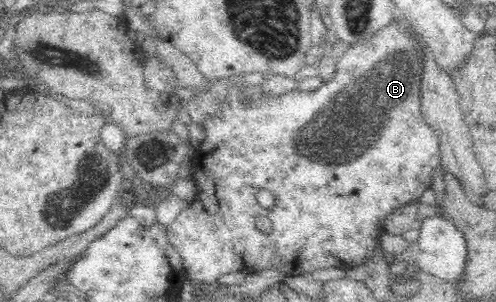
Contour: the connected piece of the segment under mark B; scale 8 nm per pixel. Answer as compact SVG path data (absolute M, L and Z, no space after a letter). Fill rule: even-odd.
M407 20L392 22L392 24L388 24L388 28L380 29L375 35L368 38L368 42L364 42L364 44L354 44L352 48L342 48L342 52L340 52L337 48L337 57L339 61L337 62L337 69L332 80L325 81L322 87L314 91L301 91L299 89L292 90L292 92L286 92L286 94L280 94L280 96L269 96L269 94L265 94L263 90L260 90L258 86L230 88L230 90L228 90L228 98L226 97L224 102L222 102L222 106L220 106L220 113L216 116L207 117L205 123L202 124L206 137L203 142L200 143L200 148L196 148L194 155L190 159L194 168L194 172L192 172L192 180L196 180L196 183L198 183L198 186L196 186L196 196L190 206L188 206L188 208L184 208L184 210L178 214L176 220L173 220L172 224L168 225L168 228L165 231L165 235L168 236L169 246L177 252L177 255L181 256L185 273L191 280L217 282L218 278L224 274L240 272L247 276L248 274L260 273L269 269L284 272L285 276L302 276L316 272L316 270L332 270L332 268L346 269L350 264L363 263L365 260L368 260L369 257L376 254L375 250L378 248L379 244L379 237L377 234L380 233L380 228L382 228L382 224L380 223L382 222L382 218L376 218L376 216L387 216L390 214L390 210L394 210L394 208L398 208L398 206L402 206L402 204L406 204L406 202L410 202L410 200L416 202L426 190L431 189L432 174L435 172L437 167L441 166L441 153L438 138L435 136L434 130L430 127L430 125L423 120L422 113L420 112L420 84L422 84L422 72L424 72L424 59L422 59L422 47L418 45L418 41L416 41L416 37L414 37L414 33L410 31L410 28L411 24ZM244 98L249 98L251 103L244 103ZM264 188L274 195L275 203L273 208L270 208L270 210L259 205L258 200L256 200L256 194L260 189ZM260 215L267 216L273 223L273 227L269 232L258 232L258 228L256 228L256 224L254 224L254 222L256 222L256 216Z

